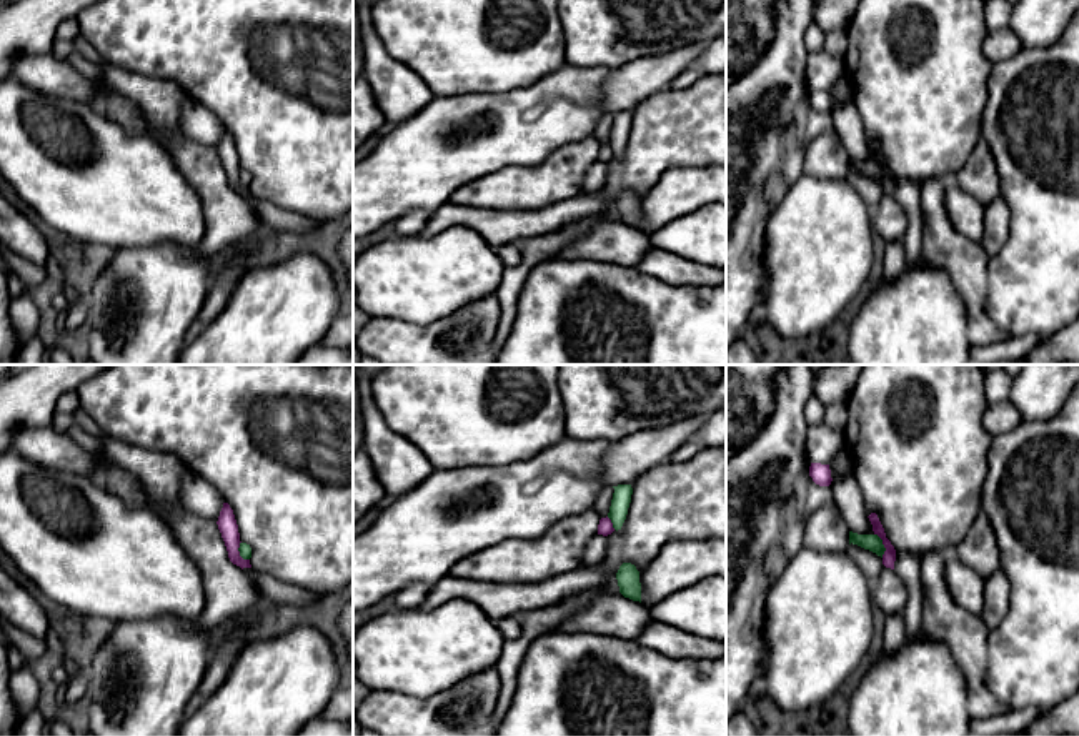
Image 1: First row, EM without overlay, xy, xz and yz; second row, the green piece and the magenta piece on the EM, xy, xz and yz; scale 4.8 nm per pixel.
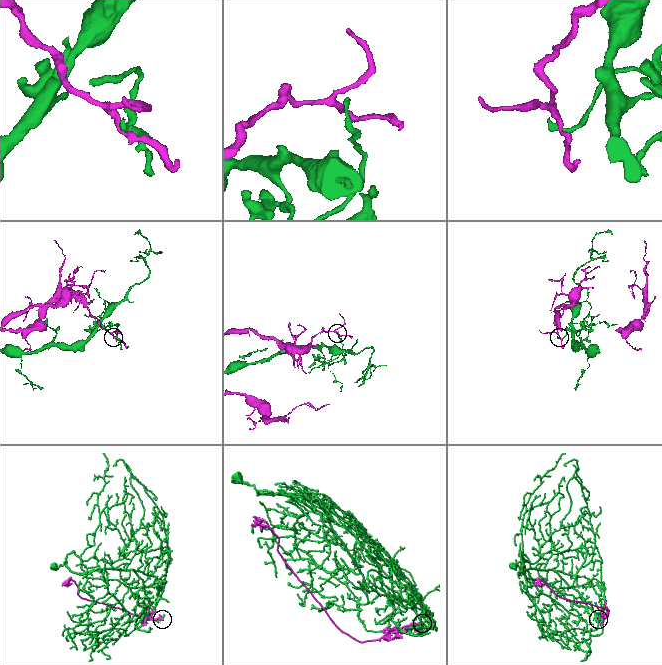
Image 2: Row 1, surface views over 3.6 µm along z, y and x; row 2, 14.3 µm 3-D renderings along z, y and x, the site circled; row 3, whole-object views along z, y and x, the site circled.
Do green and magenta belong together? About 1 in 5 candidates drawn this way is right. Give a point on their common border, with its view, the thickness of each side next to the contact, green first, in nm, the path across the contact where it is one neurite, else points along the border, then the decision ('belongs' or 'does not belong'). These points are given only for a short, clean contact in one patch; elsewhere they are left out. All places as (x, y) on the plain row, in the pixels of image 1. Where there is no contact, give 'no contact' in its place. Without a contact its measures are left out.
contact yz (883, 172); calibres 80 and 60 nm; border yz (875, 160), (885, 175), (883, 184); does not belong

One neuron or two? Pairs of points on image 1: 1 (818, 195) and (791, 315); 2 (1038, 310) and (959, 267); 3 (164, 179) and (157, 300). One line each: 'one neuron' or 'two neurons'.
1: one neuron
2: two neurons
3: two neurons

